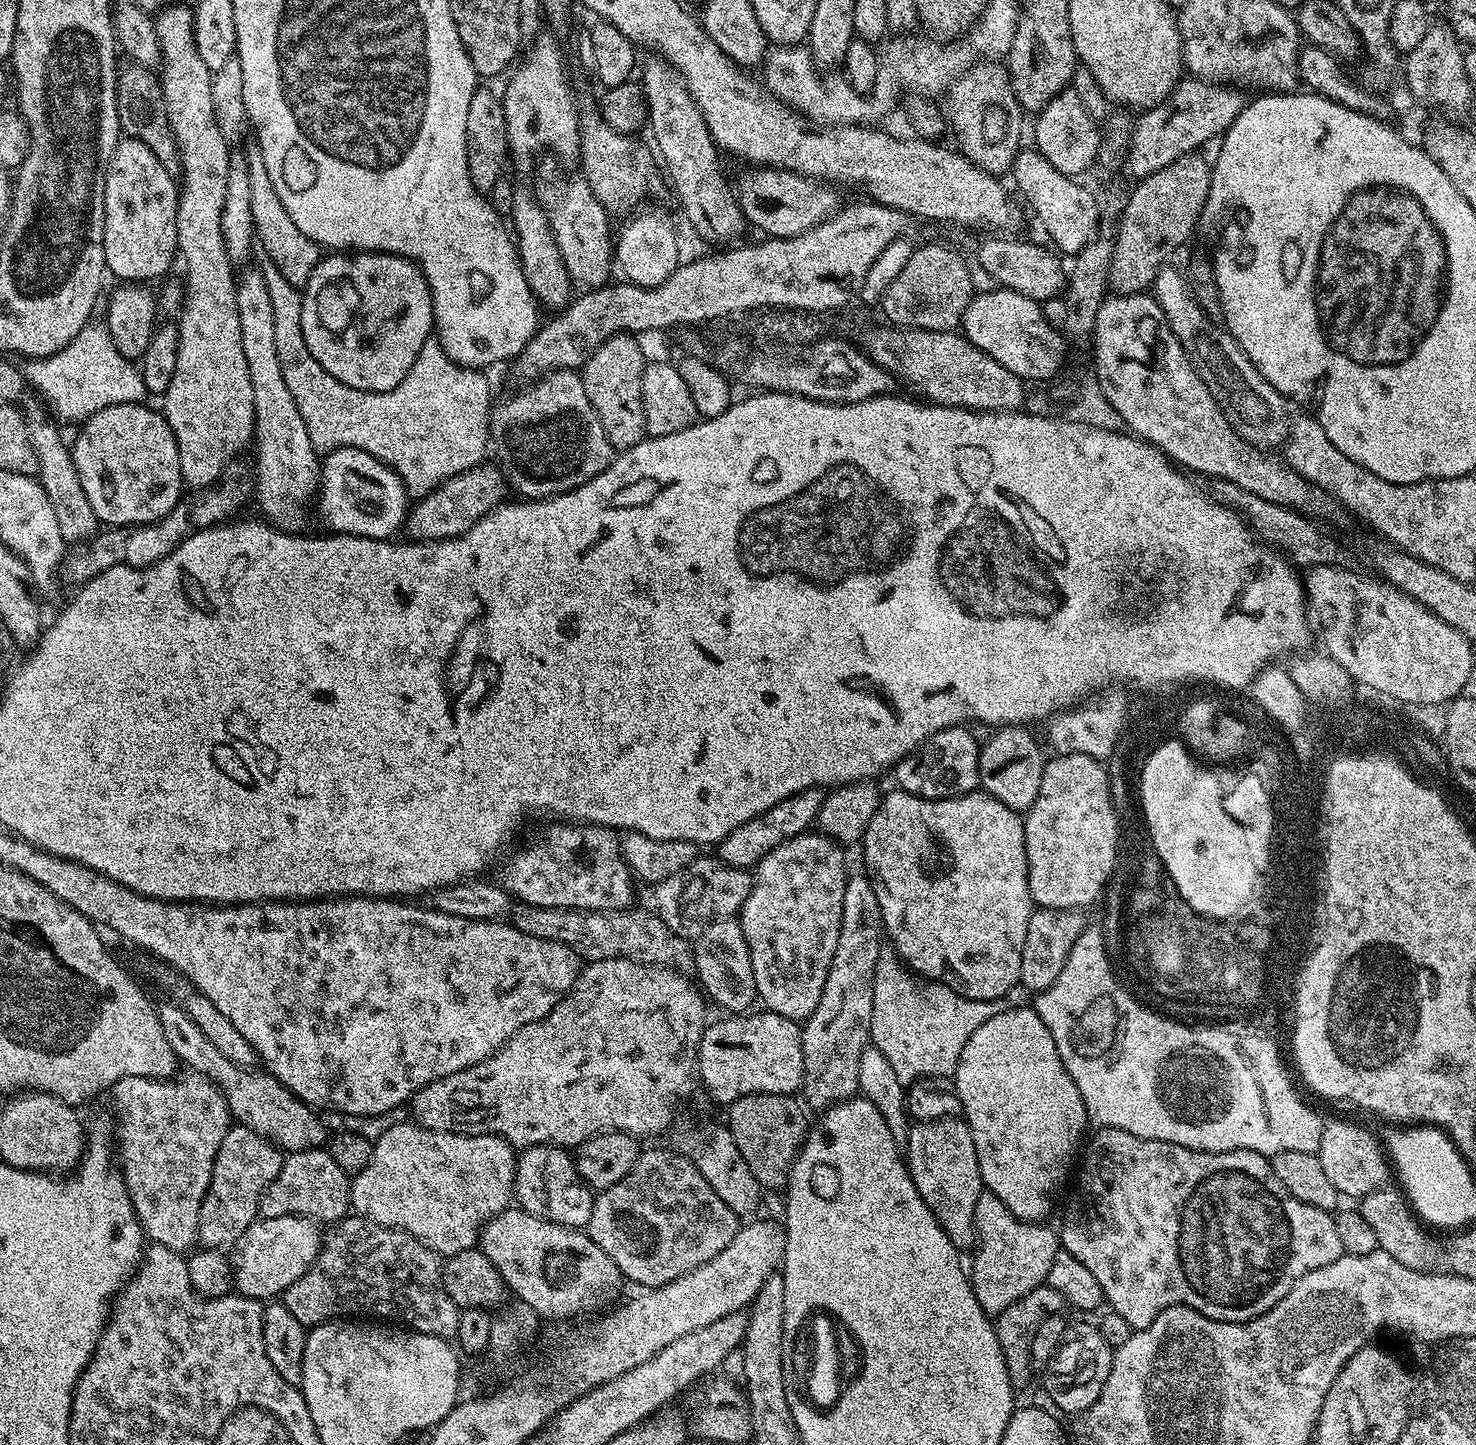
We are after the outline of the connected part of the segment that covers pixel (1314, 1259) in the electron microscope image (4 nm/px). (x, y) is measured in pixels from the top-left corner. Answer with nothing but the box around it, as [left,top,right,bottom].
[1058,1128,1340,1329]

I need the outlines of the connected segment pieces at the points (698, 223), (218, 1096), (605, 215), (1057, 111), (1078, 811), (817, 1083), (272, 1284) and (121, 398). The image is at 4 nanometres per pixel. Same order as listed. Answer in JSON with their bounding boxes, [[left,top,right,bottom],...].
[[642,54,746,246],[110,1070,230,1254],[538,174,614,290],[1034,86,1102,178],[1022,754,1122,910],[800,874,885,1110],[230,1216,322,1301],[23,322,149,424]]

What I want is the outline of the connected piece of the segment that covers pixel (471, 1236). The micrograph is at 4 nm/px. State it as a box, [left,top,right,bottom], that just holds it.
[350,1122,517,1258]

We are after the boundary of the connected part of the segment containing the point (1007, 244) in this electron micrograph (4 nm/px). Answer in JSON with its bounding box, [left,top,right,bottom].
[976,240,1066,301]

